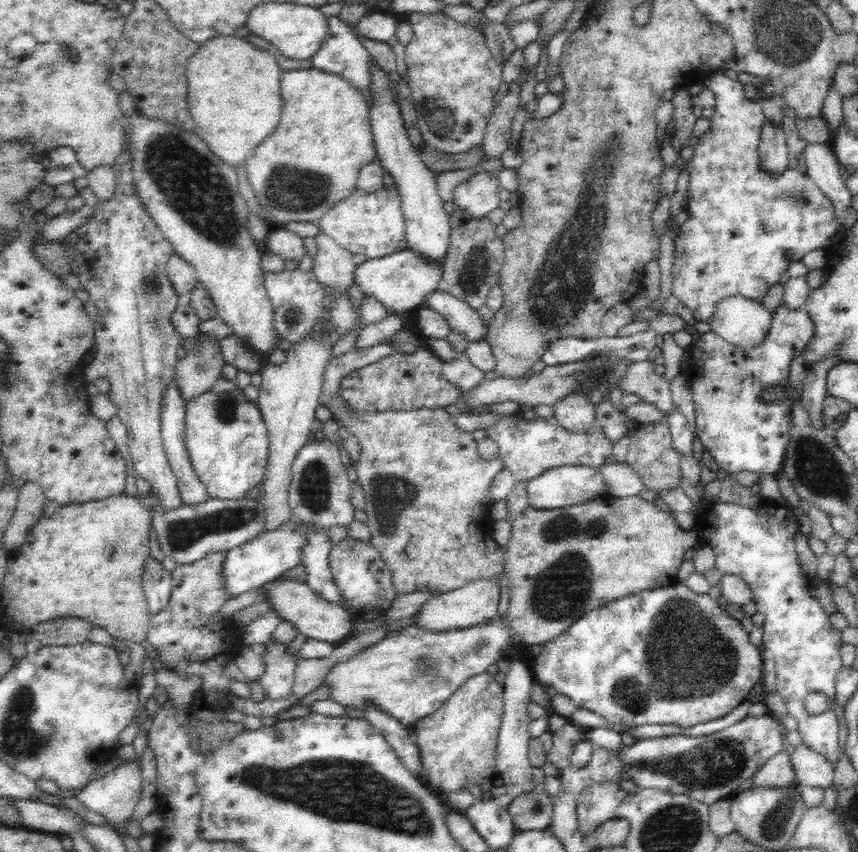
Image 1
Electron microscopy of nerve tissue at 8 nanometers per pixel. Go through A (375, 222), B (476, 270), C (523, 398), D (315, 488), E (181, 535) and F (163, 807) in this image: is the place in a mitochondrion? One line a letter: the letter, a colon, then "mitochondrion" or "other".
A: other
B: mitochondrion
C: other
D: mitochondrion
E: mitochondrion
F: other

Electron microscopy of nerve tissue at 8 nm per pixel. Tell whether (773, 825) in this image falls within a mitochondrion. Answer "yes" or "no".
yes

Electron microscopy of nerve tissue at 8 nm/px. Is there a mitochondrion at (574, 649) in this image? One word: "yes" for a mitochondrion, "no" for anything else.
no

